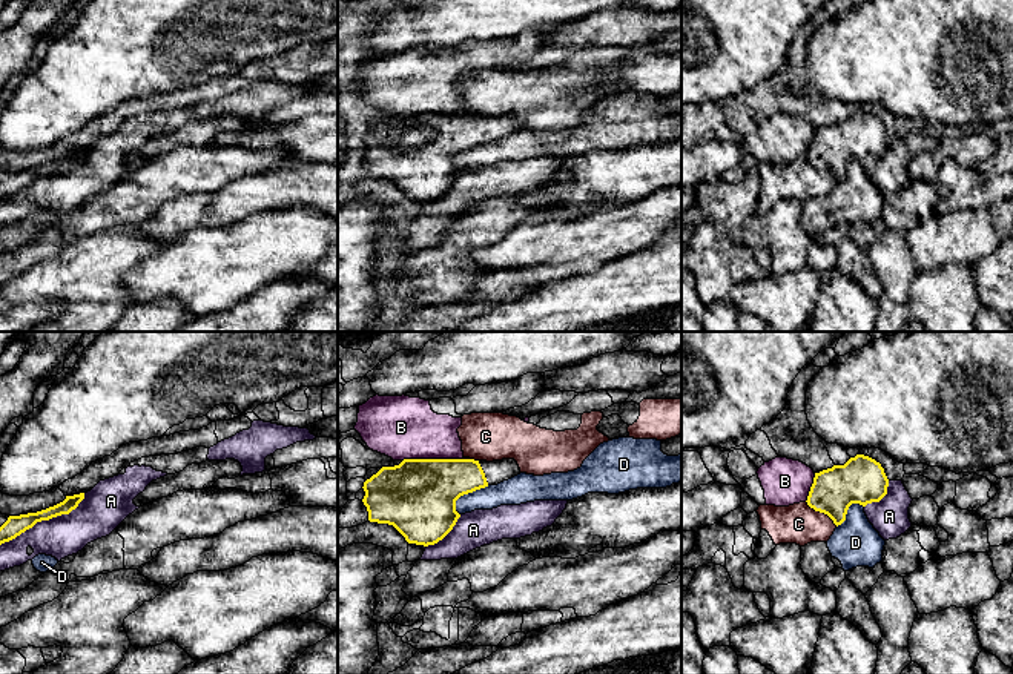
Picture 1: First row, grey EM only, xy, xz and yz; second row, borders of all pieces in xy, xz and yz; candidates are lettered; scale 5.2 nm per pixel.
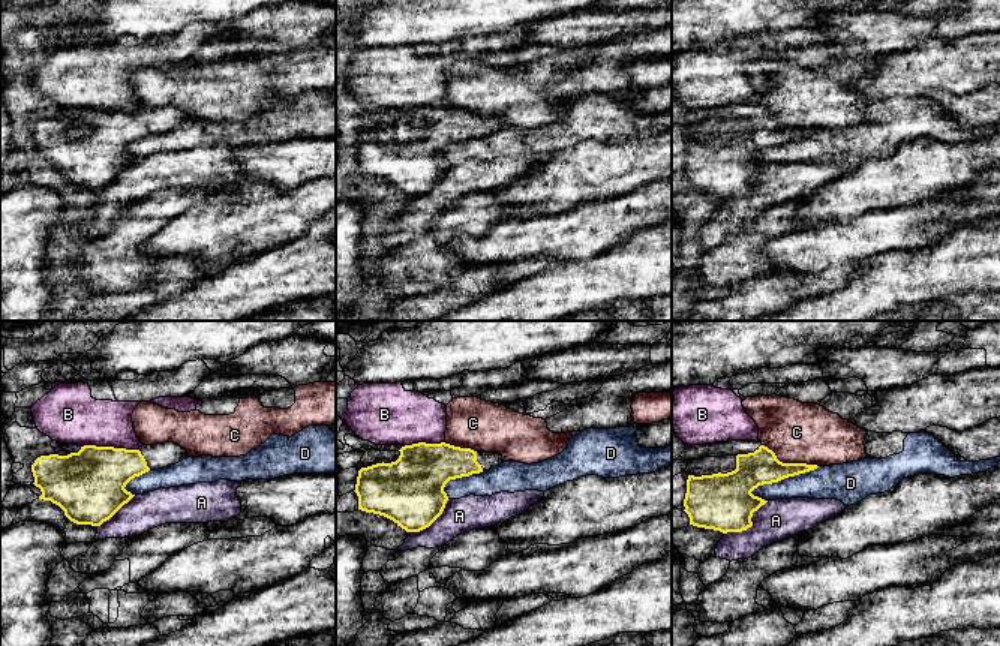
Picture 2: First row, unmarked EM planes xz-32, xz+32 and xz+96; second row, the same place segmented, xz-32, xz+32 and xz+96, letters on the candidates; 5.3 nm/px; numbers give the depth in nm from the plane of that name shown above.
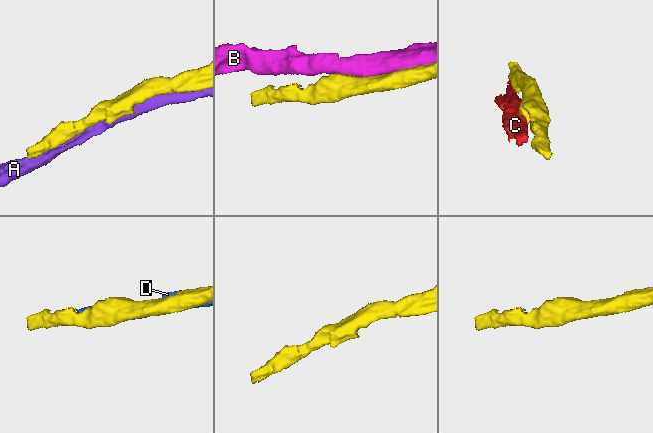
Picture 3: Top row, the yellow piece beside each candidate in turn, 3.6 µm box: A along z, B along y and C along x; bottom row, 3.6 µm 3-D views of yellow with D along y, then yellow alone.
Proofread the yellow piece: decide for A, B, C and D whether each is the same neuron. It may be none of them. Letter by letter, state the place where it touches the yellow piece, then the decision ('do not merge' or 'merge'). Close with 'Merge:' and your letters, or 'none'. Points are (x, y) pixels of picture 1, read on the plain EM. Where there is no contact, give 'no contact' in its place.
A: xy (45, 175) | do not merge
B: xz (435, 115) | do not merge
C: yz (821, 168) | do not merge
D: xz (467, 149) | do not merge
Merge: none

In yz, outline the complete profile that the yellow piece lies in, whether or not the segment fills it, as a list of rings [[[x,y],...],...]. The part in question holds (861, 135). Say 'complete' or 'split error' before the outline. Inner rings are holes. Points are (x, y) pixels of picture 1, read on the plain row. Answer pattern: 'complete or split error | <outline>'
complete | [[[856,111],[844,121],[815,129],[807,161],[827,170],[838,183],[846,177],[852,160],[866,163],[887,150],[889,135],[875,115]]]

